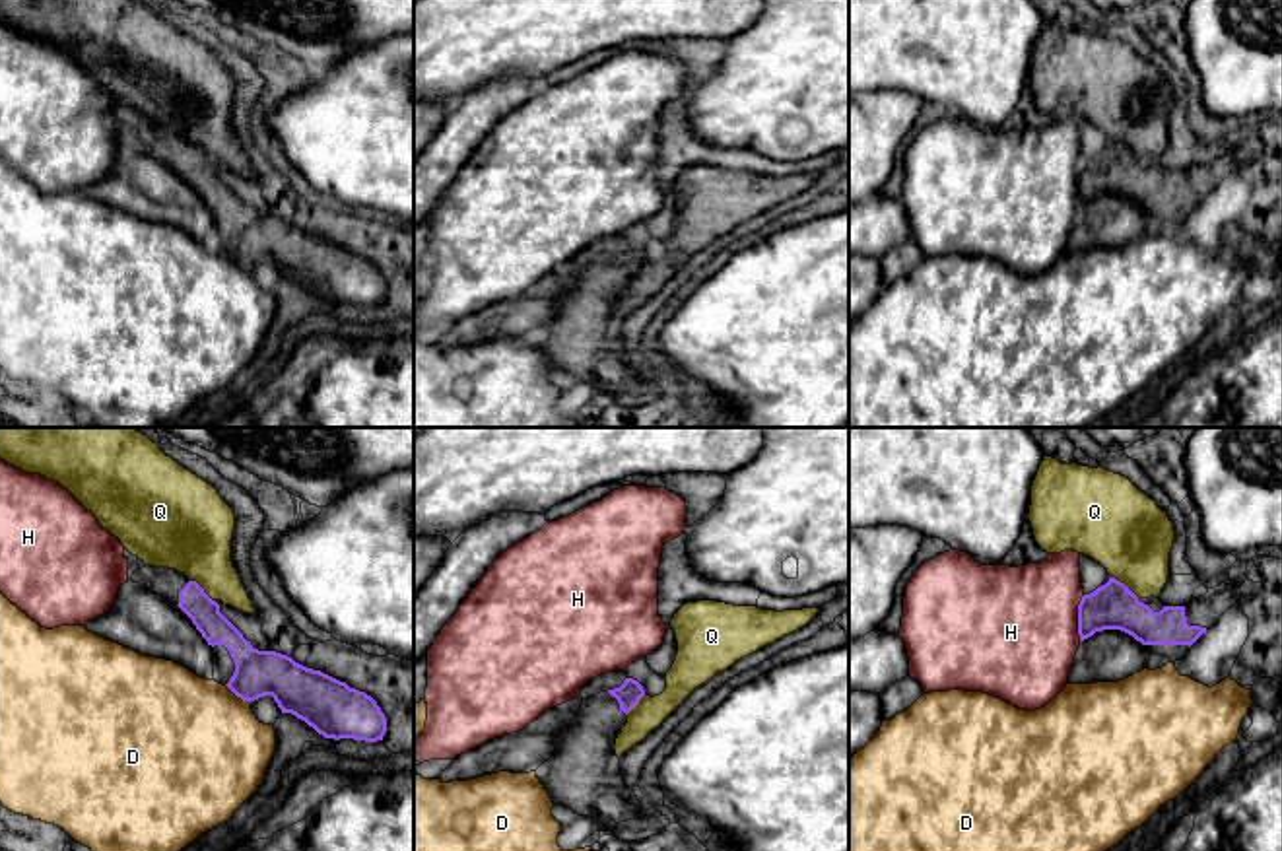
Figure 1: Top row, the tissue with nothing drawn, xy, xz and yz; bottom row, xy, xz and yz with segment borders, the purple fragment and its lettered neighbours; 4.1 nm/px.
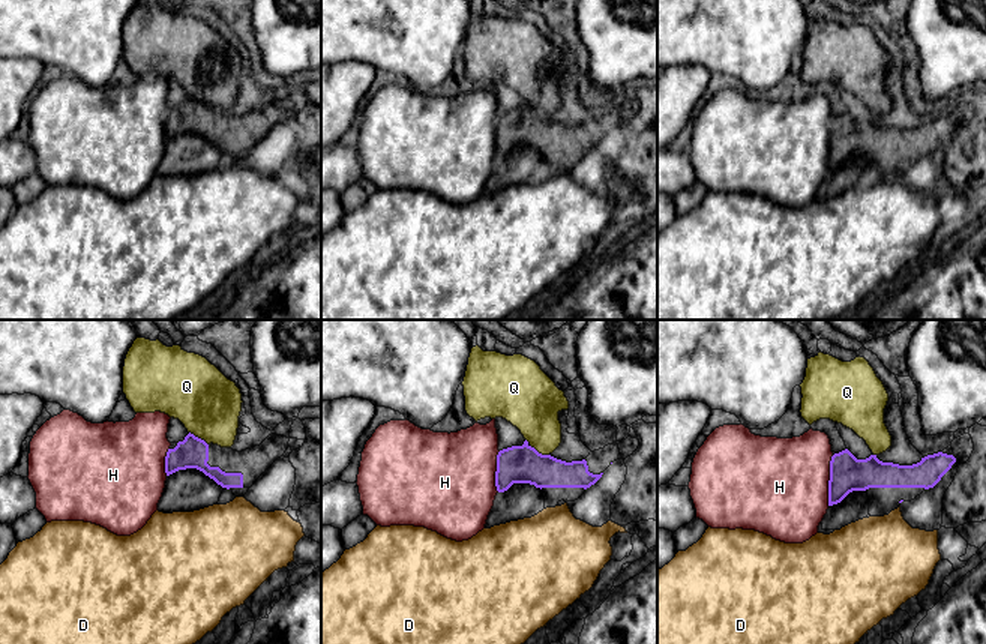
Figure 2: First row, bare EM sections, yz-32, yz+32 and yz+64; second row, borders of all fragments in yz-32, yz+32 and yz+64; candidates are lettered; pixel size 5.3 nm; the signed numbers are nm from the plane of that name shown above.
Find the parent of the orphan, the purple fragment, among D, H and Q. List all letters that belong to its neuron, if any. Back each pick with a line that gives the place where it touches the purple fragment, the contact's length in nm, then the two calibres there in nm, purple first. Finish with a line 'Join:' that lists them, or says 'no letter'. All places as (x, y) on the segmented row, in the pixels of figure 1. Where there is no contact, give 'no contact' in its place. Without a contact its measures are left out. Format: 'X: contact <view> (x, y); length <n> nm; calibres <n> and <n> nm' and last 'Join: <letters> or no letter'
Join: no letter

